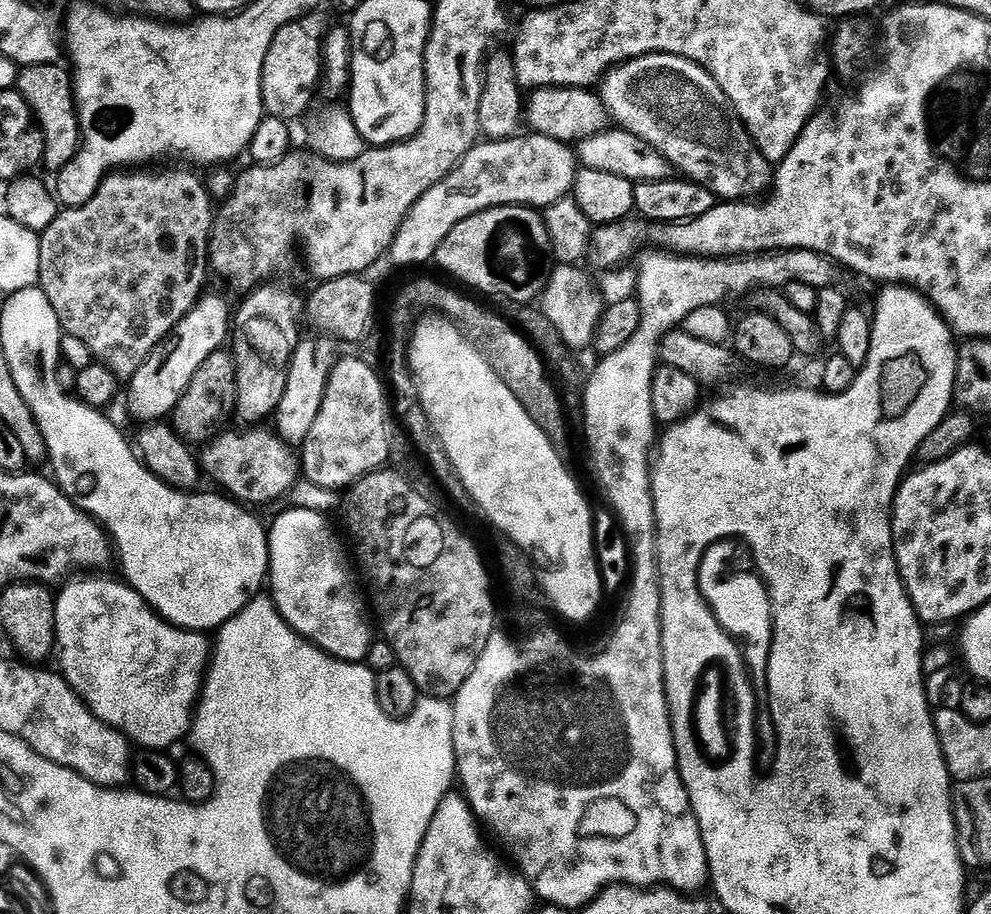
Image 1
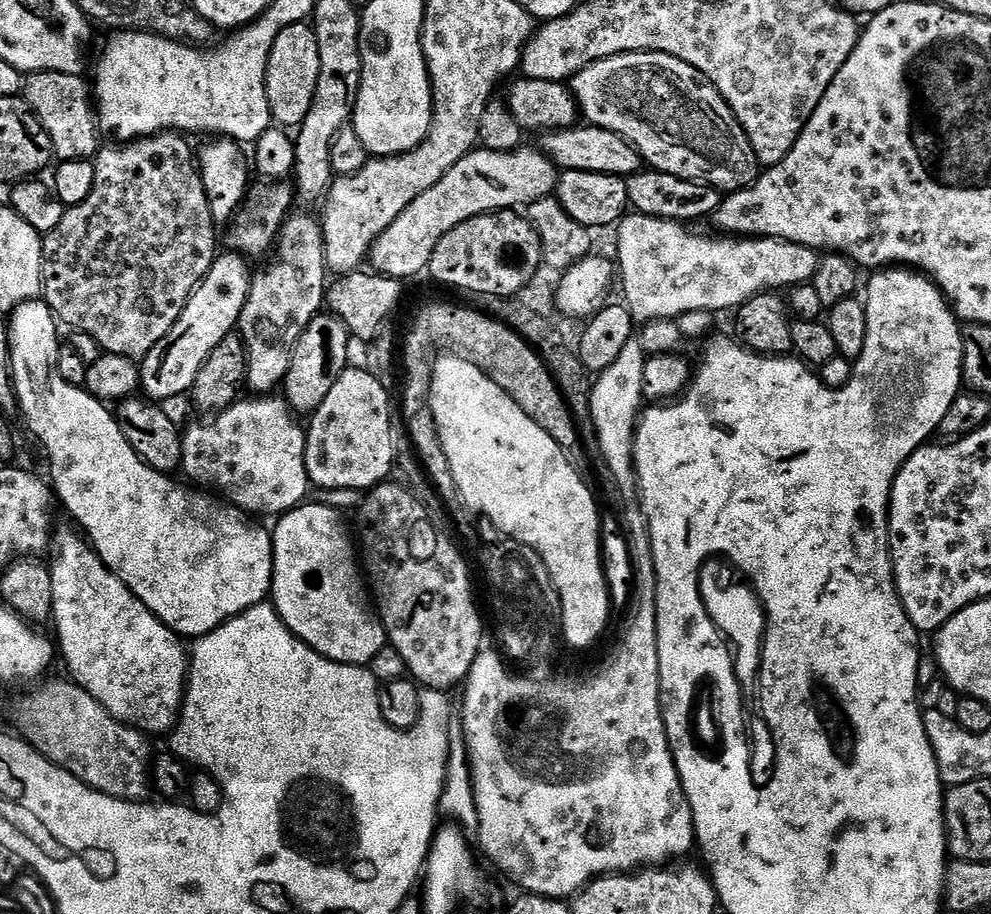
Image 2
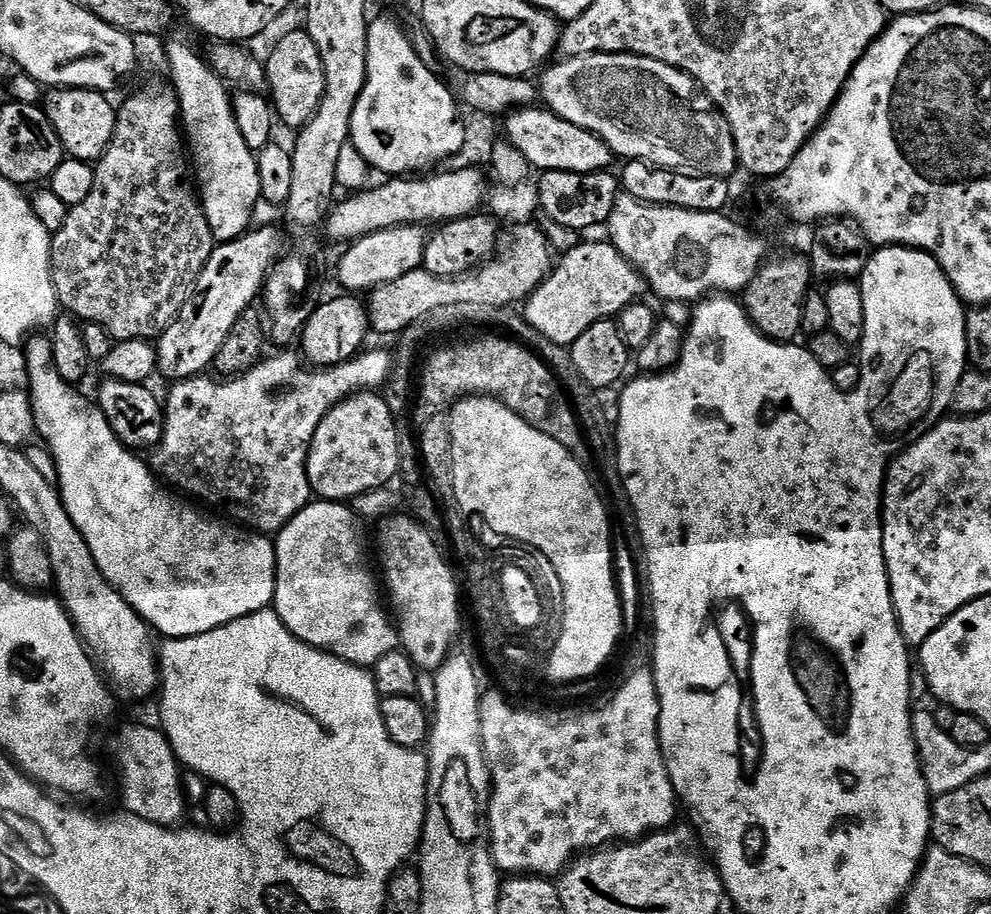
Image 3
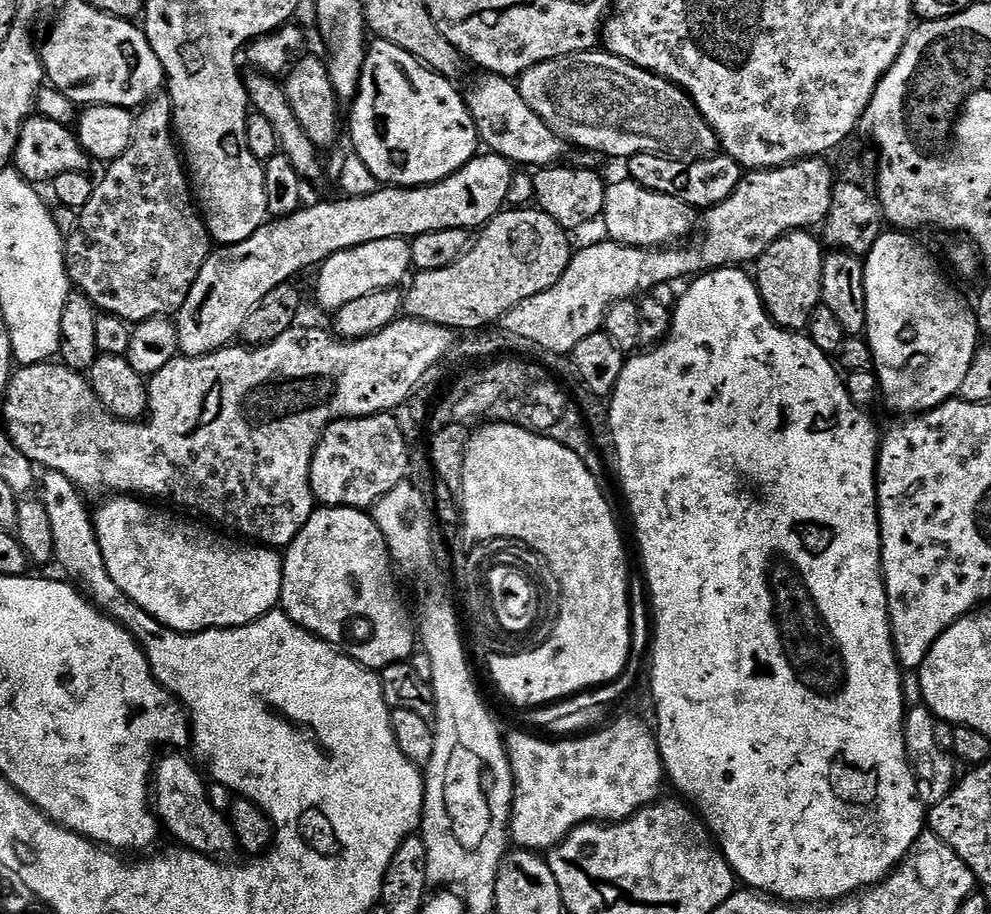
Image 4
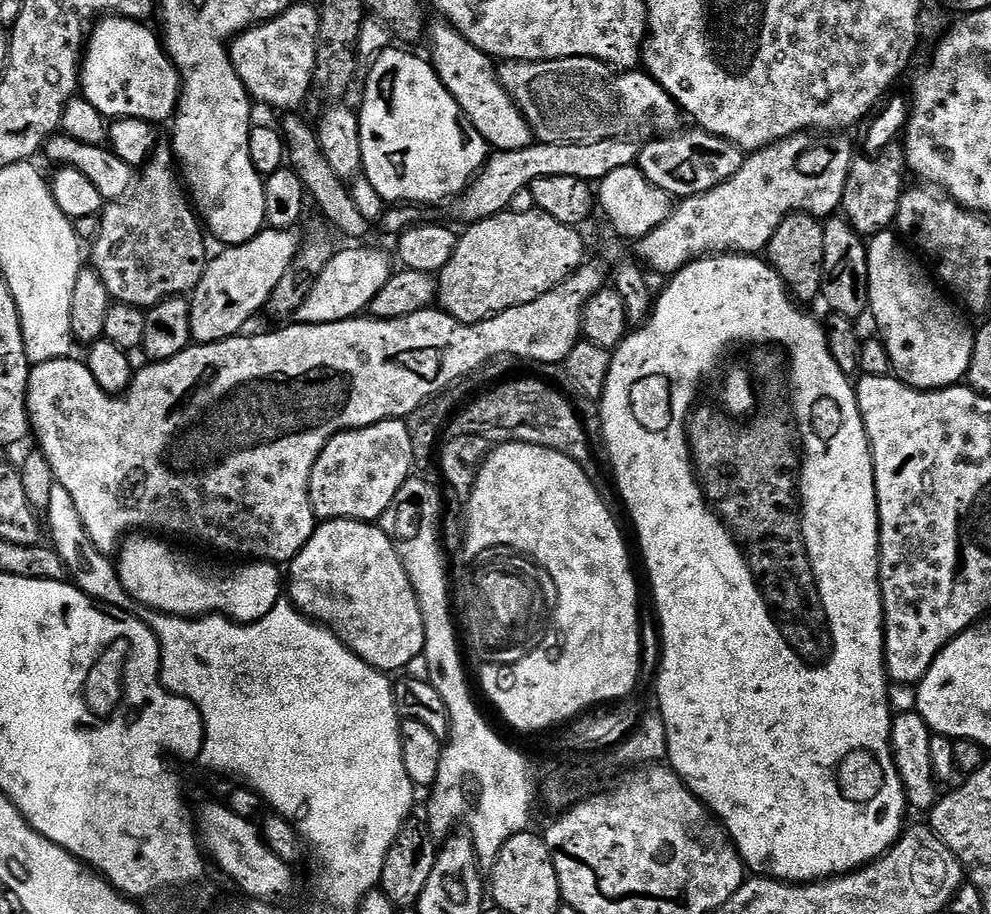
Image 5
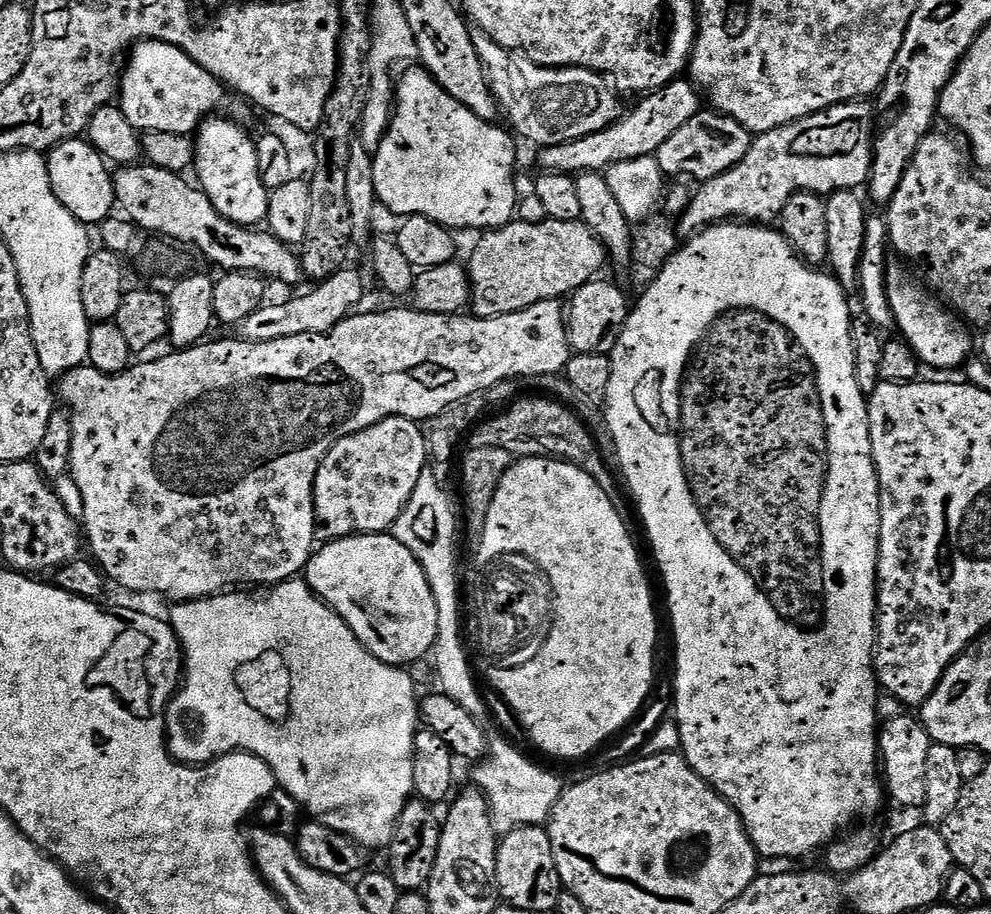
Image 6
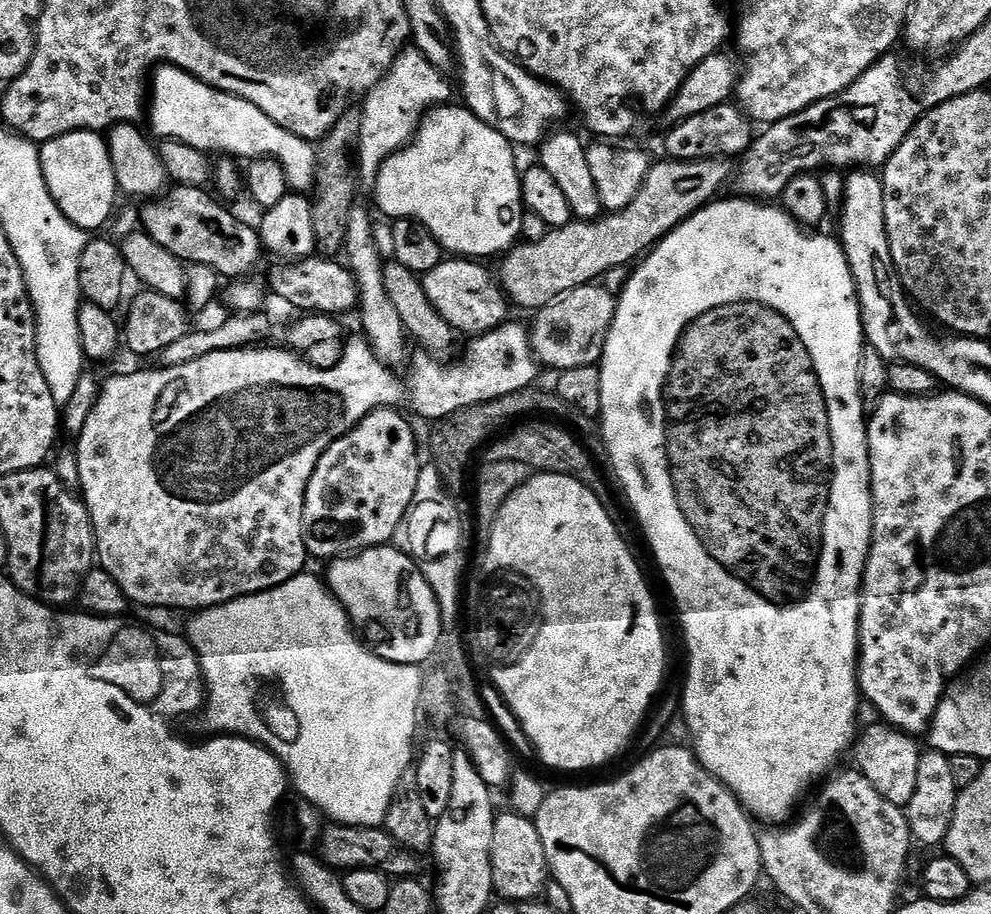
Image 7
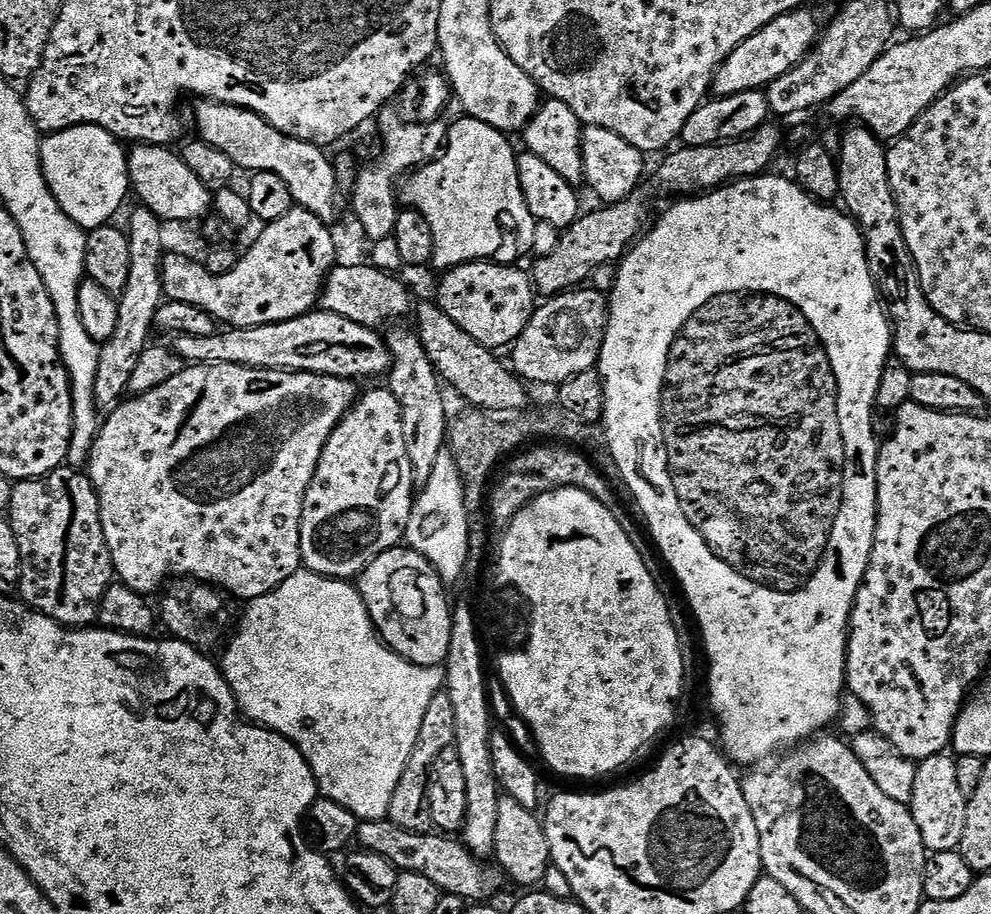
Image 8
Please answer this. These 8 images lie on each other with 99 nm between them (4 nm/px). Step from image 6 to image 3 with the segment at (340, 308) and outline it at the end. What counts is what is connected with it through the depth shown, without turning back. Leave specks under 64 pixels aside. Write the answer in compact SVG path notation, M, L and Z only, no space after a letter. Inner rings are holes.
M403 224L390 230L378 230L374 234L349 243L343 249L344 257L340 260L341 289L352 294L360 294L394 282L394 278L402 278L402 274L410 274L424 263L424 245L426 232L415 224Z

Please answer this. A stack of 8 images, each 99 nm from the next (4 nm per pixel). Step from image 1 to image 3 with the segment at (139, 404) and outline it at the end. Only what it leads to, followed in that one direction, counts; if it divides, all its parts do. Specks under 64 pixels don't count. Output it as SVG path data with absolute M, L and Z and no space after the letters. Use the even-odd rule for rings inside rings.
M256 226L236 240L226 240L213 247L196 287L192 290L192 297L184 303L174 323L155 341L156 366L161 377L164 375L168 382L189 380L191 376L207 373L213 367L218 350L222 342L226 342L234 322L238 322L242 313L257 303L268 278L268 271L282 255L280 247L283 244L284 240L278 229Z

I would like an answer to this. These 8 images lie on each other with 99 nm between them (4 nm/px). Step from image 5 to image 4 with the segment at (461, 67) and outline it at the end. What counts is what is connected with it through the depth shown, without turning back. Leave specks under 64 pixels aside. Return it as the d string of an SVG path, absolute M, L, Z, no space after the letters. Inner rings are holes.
M480 74L472 89L466 92L466 103L481 145L489 153L512 161L513 165L527 166L532 170L546 168L555 165L566 148L565 140L550 130L550 126L546 126L530 106L526 106L519 87L507 76Z

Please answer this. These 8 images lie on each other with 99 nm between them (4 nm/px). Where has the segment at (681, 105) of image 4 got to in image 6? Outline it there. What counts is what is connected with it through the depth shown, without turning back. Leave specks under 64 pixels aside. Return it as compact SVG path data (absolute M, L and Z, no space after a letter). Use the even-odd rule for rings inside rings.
M479 30L473 31L472 41L499 111L512 123L511 131L517 137L520 135L540 148L553 148L562 142L586 138L586 134L594 134L620 119L622 107L616 101L617 93L599 72L585 68L544 68L527 55L498 46Z

